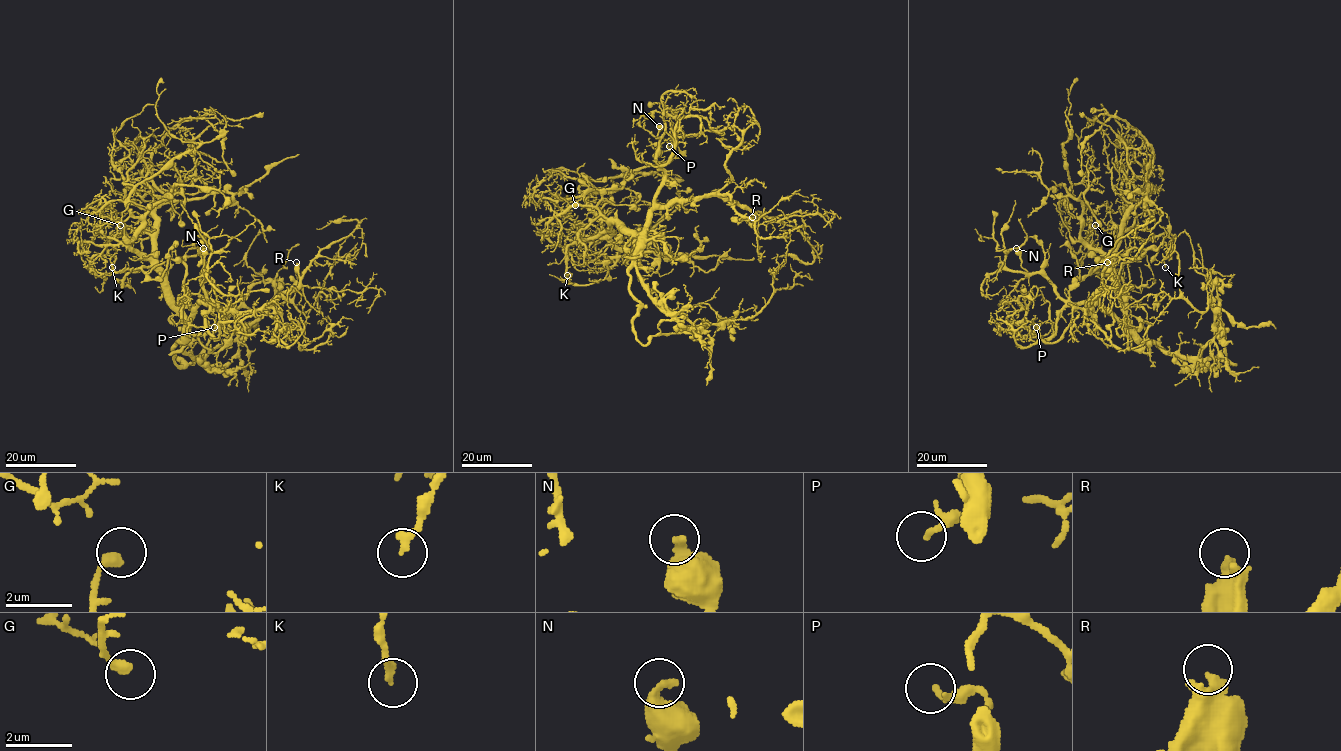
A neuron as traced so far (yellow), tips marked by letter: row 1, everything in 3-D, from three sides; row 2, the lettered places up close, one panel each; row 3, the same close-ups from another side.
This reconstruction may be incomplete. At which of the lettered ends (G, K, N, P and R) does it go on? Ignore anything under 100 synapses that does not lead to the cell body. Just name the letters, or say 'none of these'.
none of these

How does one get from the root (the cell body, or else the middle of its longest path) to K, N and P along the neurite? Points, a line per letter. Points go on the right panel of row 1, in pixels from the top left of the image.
K: (1122, 309), (1114, 261), (1120, 236), (1127, 229), (1144, 239), (1170, 233), (1172, 244), (1164, 258), (1165, 267)
N: (1122, 309), (1121, 320), (1094, 302), (1065, 300), (1046, 278), (1021, 266), (1016, 248)
P: (1122, 309), (1121, 320), (1094, 302), (1071, 303), (1060, 314), (1052, 336), (1041, 339), (1034, 331), (1036, 327)

